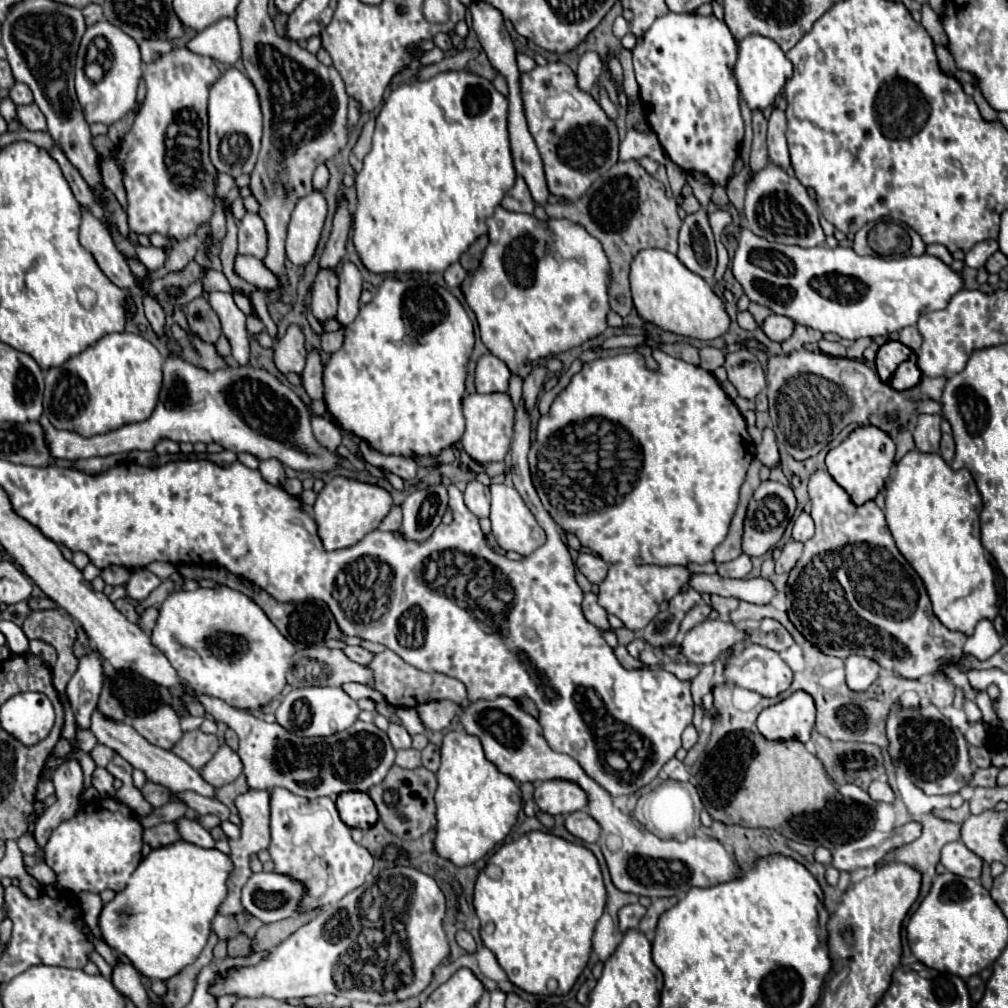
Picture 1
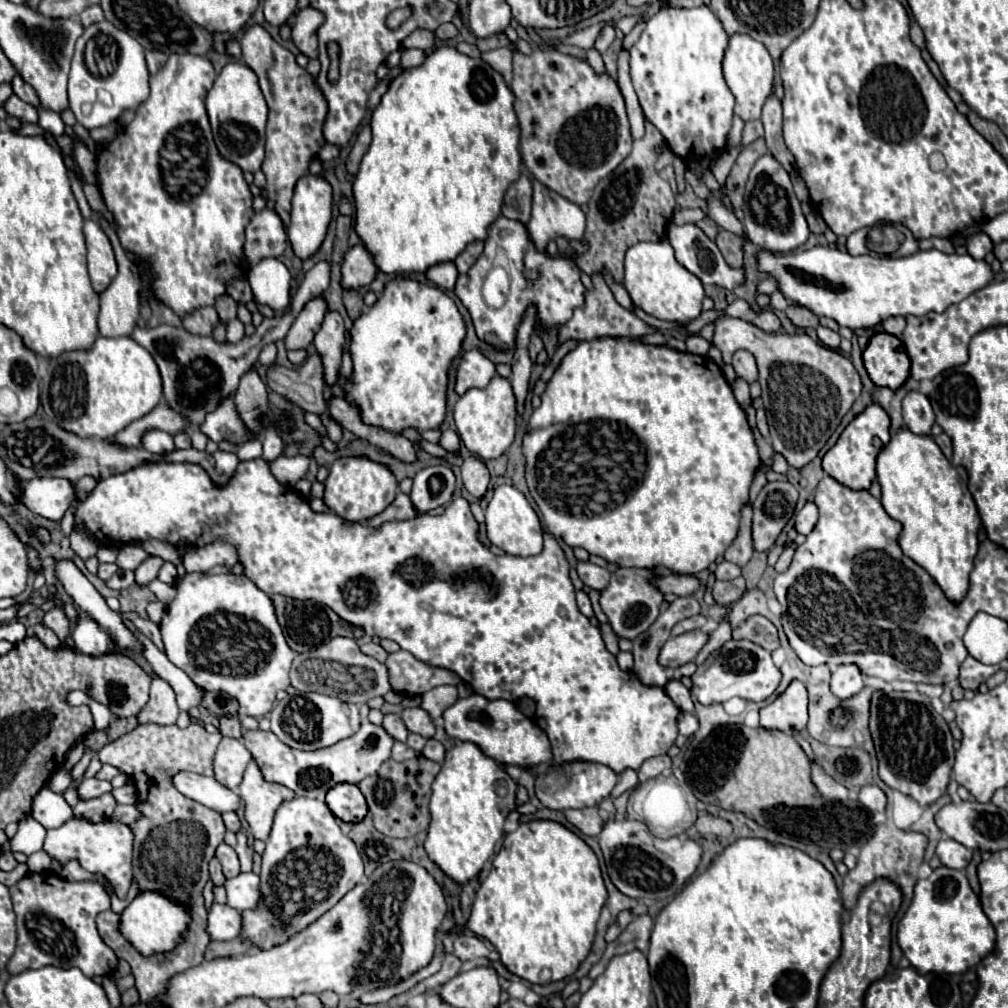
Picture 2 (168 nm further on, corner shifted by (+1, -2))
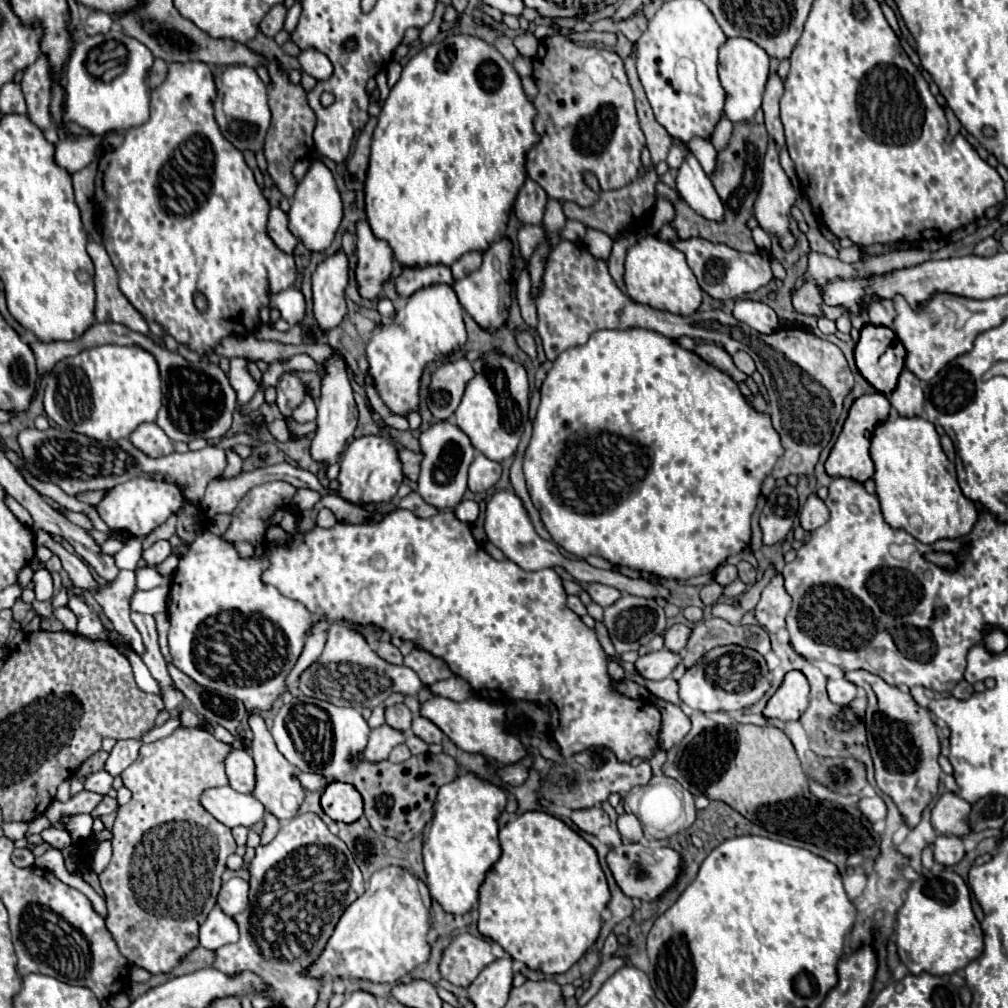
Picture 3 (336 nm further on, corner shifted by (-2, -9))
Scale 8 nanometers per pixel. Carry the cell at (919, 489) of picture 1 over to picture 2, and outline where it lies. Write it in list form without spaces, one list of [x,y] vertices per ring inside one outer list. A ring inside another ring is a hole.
[[[899,427],[899,431],[877,455],[877,481],[881,485],[881,503],[887,515],[903,525],[899,537],[903,553],[927,569],[927,573],[941,585],[945,595],[959,603],[969,587],[969,573],[973,569],[973,559],[979,545],[977,531],[981,525],[975,501],[967,489],[967,471],[963,467],[953,467],[931,435],[915,435],[907,427]]]

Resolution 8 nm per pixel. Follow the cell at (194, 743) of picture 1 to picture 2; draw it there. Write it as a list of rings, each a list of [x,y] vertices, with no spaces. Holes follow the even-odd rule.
[[[145,723],[139,725],[135,731],[131,731],[129,735],[123,735],[121,739],[115,739],[113,743],[107,743],[97,755],[101,759],[101,763],[109,763],[113,767],[117,767],[121,773],[131,775],[137,787],[137,803],[135,807],[139,809],[141,817],[135,819],[129,827],[135,835],[133,839],[133,881],[139,885],[139,891],[161,891],[161,895],[169,895],[169,899],[173,899],[175,903],[187,905],[189,913],[191,913],[191,923],[189,923],[189,931],[185,931],[185,939],[173,949],[173,951],[165,951],[161,955],[141,955],[119,931],[119,919],[121,915],[115,911],[101,911],[97,915],[97,929],[101,939],[117,953],[119,959],[125,959],[131,969],[133,969],[133,977],[135,977],[135,987],[141,995],[141,1001],[151,1001],[155,999],[155,995],[165,991],[165,983],[171,975],[181,973],[189,967],[195,967],[203,961],[203,953],[209,945],[209,935],[205,931],[207,925],[207,909],[205,909],[205,901],[203,901],[203,887],[209,881],[209,861],[215,857],[215,849],[223,843],[223,835],[225,835],[225,825],[223,819],[217,811],[211,811],[207,807],[203,807],[201,803],[187,799],[185,795],[181,795],[175,787],[173,787],[173,775],[179,771],[191,771],[191,773],[203,773],[203,775],[211,775],[213,773],[213,755],[215,749],[221,741],[221,733],[207,733],[203,725],[199,723],[191,723],[185,729],[179,729],[177,725],[169,725],[169,727],[161,727],[157,723]]]

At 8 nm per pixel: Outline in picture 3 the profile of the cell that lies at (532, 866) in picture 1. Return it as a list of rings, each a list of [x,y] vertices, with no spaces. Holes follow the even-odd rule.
[[[526,812],[500,830],[502,856],[480,886],[478,930],[484,938],[498,942],[514,960],[544,974],[564,974],[596,942],[602,926],[602,910],[610,900],[606,876],[598,864],[596,850],[562,820],[544,812]]]

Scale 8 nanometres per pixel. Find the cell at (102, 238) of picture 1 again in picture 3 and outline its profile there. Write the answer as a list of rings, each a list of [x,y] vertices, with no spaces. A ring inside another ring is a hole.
[[[88,242],[88,256],[94,262],[94,288],[96,288],[96,310],[98,322],[120,322],[130,330],[148,334],[148,324],[142,314],[128,302],[128,298],[118,288],[118,274],[112,260],[102,244]]]

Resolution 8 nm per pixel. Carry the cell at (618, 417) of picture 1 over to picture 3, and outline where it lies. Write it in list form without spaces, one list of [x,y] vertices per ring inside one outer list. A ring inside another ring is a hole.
[[[598,330],[586,344],[570,348],[554,360],[554,366],[542,382],[540,392],[542,400],[534,418],[532,440],[524,452],[524,476],[530,498],[540,510],[542,522],[558,546],[582,560],[588,556],[600,556],[616,566],[628,566],[638,572],[648,572],[660,578],[674,580],[710,574],[728,556],[740,554],[748,548],[750,520],[760,496],[760,486],[764,478],[772,472],[784,448],[776,430],[770,424],[770,416],[760,414],[752,406],[748,406],[742,392],[738,390],[738,384],[728,374],[714,368],[698,354],[680,348],[676,342],[652,330]]]

